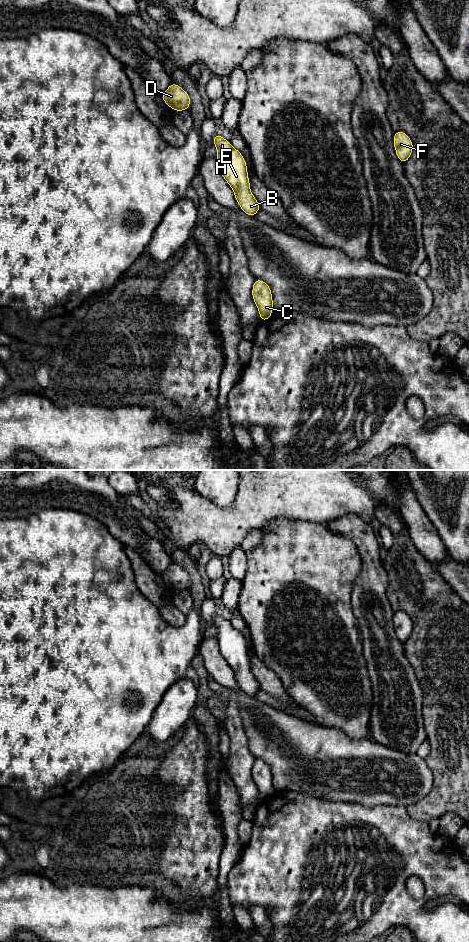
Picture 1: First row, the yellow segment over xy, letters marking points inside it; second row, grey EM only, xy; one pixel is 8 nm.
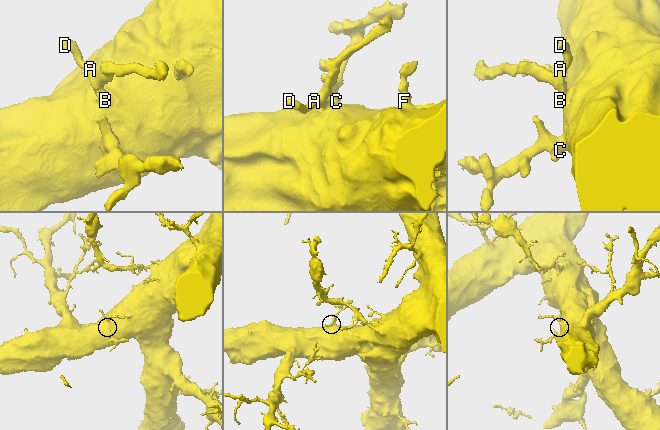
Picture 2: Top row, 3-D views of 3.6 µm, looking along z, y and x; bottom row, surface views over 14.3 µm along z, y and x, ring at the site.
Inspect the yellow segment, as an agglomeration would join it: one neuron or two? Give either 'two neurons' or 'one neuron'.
one neuron

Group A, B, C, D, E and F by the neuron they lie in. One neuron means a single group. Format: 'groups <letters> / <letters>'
groups A B C D E F

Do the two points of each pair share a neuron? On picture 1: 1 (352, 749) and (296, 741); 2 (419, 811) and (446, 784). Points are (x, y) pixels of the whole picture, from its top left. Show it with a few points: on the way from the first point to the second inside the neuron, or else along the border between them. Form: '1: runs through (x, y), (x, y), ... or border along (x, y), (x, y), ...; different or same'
1: runs through (338, 749), (310, 749); same
2: runs through (426, 806), (441, 791); same

